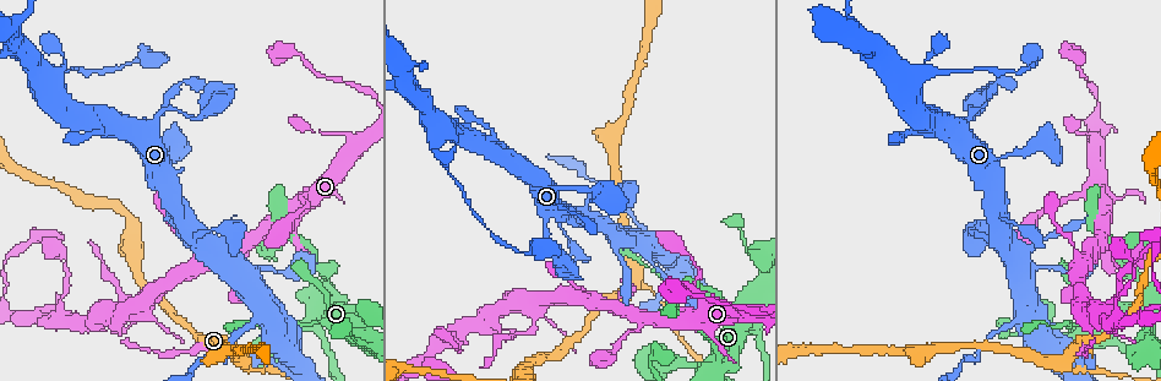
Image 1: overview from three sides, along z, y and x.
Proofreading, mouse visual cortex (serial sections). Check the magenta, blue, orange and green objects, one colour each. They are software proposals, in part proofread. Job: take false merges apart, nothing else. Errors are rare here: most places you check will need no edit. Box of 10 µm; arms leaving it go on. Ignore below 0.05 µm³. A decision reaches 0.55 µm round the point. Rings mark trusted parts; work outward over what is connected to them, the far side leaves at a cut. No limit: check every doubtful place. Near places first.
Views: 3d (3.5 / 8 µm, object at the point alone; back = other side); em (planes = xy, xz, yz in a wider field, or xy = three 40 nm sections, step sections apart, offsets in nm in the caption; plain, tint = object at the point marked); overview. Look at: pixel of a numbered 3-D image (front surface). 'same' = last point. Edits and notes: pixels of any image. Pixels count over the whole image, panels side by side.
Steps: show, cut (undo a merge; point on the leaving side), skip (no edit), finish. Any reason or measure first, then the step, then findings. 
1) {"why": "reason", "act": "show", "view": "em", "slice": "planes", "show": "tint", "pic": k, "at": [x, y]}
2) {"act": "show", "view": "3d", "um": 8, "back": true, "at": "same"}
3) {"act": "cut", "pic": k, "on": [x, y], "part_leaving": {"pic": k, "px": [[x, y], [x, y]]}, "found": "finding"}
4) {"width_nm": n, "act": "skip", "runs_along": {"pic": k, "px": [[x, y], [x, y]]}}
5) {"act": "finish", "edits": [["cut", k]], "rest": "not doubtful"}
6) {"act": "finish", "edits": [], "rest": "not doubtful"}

{"why": "sharp bend", "act": "show", "view": "3d", "um": 3.5, "pic": 1, "at": [1065, 361]}

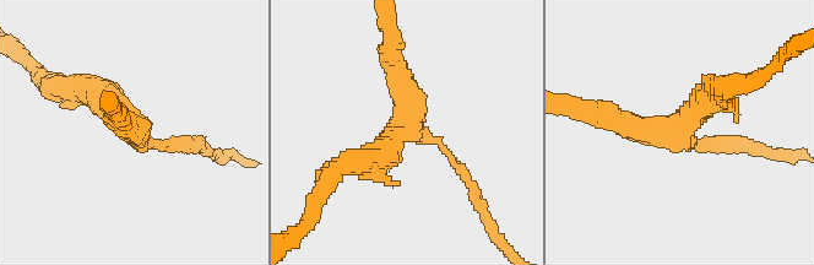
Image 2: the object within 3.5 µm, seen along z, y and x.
{"arms": 3, "arm_widths_nm": [150, 300, 300], "act": "show", "view": "em", "slice": "planes", "show": "tint", "pic": 2, "at": [675, 130]}

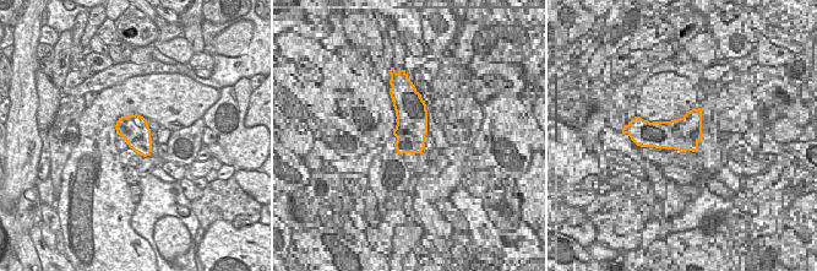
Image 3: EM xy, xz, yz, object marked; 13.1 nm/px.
{"width_nm": 380, "act": "skip", "runs_along": {"pic": 2, "px": [[347, 166], [407, 124], [392, 46]]}, "found": "one cell here"}

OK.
{"why": "calibre changes", "act": "show", "view": "3d", "um": 3.5, "pic": 1, "at": [310, 323]}

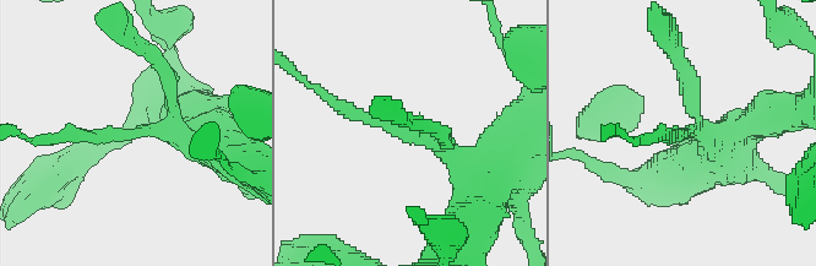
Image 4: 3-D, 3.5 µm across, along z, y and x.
{"why": "now the EM", "act": "show", "view": "em", "slice": "planes", "show": "tint", "pic": 4, "at": [691, 132]}

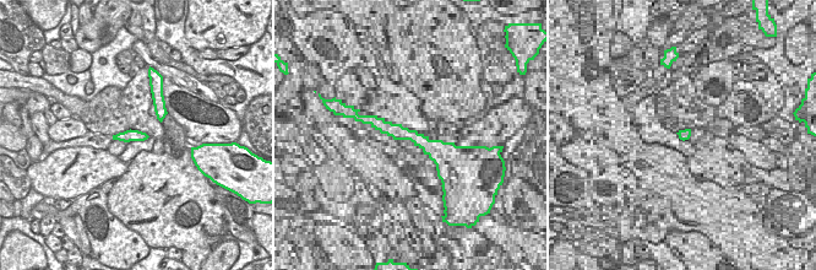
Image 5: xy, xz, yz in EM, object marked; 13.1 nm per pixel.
{"arm_widths_nm": [150, 300], "act": "skip", "runs_along": {"pic": 4, "px": [[491, 185], [426, 141], [341, 104]]}, "found": "one cell here"}

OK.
{"why": "arms part here", "act": "show", "view": "3d", "um": 8, "pic": 1, "at": [121, 324]}

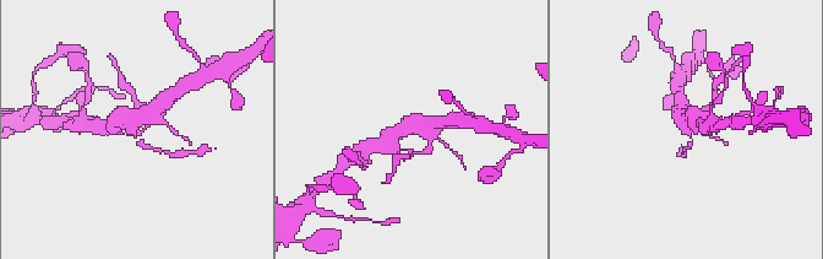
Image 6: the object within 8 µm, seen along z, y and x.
{"why": "closer look", "act": "show", "view": "3d", "um": 3.5, "at": "same"}

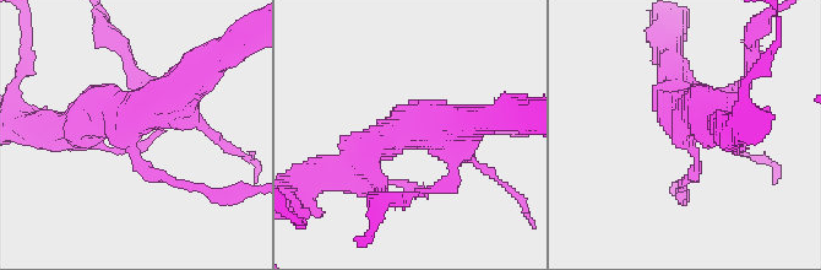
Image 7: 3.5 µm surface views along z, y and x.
{"arms": 3, "arm_widths_nm": [150, 450, 450], "why": "shape alone is not enough", "act": "show", "view": "em", "slice": "xy", "step": 2, "show": "tint", "pic": 7, "at": [129, 135]}

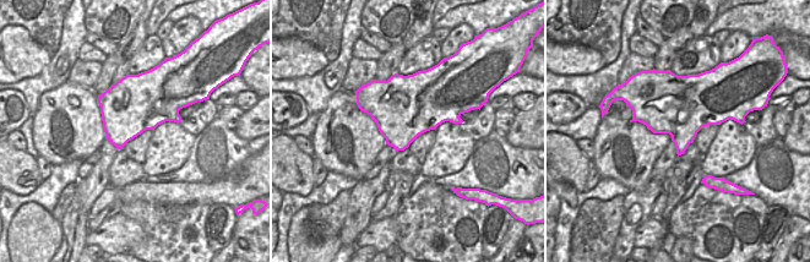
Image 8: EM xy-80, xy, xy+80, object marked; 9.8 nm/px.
{"act": "skip", "runs_along": {"pic": 7, "px": [[199, 68], [135, 113], [64, 124]]}, "found": "continuous, no second cell"}

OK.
{"why": "sudden change in width", "act": "show", "view": "3d", "um": 3.5, "pic": 1, "at": [949, 71]}

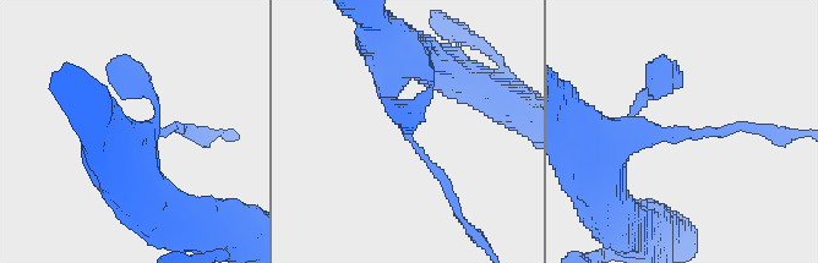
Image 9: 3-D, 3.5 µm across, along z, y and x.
{"act": "show", "view": "em", "slice": "xy", "step": 3, "show": "tint", "pic": 9, "at": [685, 134]}

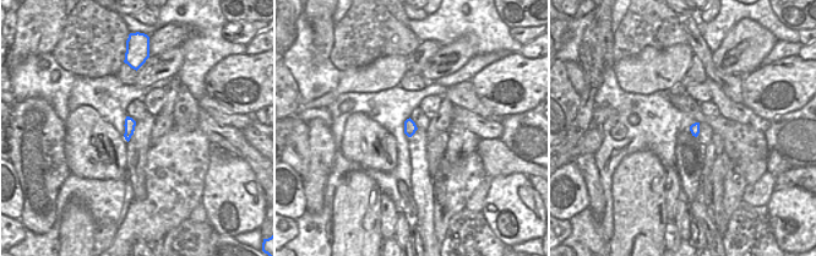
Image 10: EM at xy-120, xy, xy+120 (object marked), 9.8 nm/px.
{"act": "skip", "runs_along": {"pic": 9, "px": [[393, 64], [390, 104], [453, 198]]}, "found": "all the same cell"}

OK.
{"why": "small branch off a trunk", "act": "show", "view": "3d", "um": 3.5, "pic": 1, "at": [971, 114]}

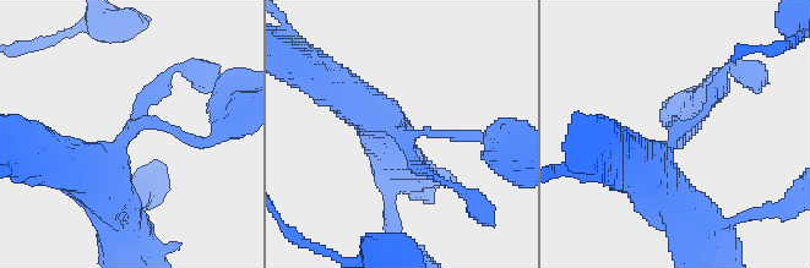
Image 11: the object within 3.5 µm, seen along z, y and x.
{"arms": 3, "act": "skip", "runs_along": {"pic": 11, "px": [[119, 214], [112, 154], [137, 124], [206, 140]]}, "found": "all the same cell"}

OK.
{"act": "finish", "edits": [], "rest": "not doubtful"}

